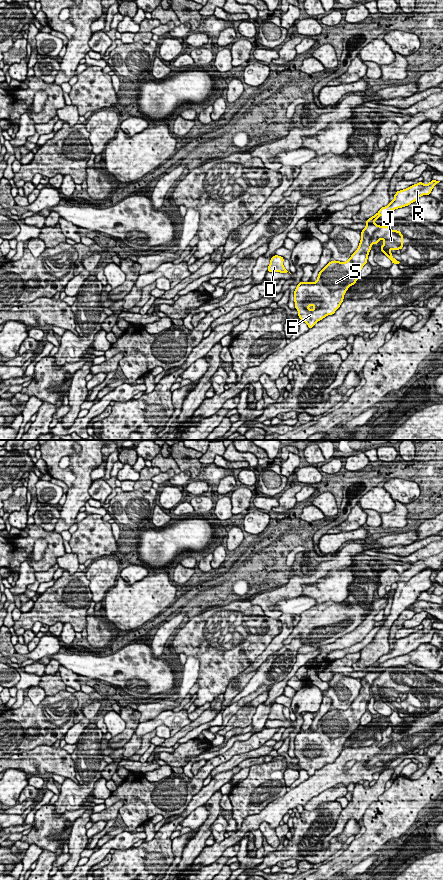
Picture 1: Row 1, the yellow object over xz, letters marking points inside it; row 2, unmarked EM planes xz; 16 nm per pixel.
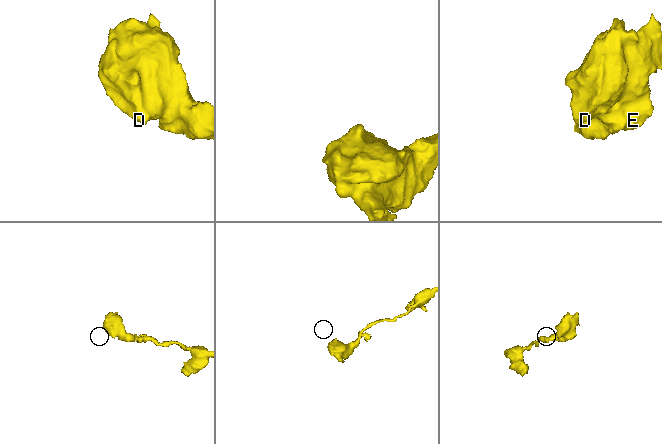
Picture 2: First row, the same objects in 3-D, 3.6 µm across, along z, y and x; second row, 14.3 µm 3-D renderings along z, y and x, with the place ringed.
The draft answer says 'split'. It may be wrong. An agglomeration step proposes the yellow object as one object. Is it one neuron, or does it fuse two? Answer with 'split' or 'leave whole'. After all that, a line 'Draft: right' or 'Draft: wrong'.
split
Draft: right

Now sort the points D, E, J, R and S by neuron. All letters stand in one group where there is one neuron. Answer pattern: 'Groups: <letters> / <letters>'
Groups: D E R S / J

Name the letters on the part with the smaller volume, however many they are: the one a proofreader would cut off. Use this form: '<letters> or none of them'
J

